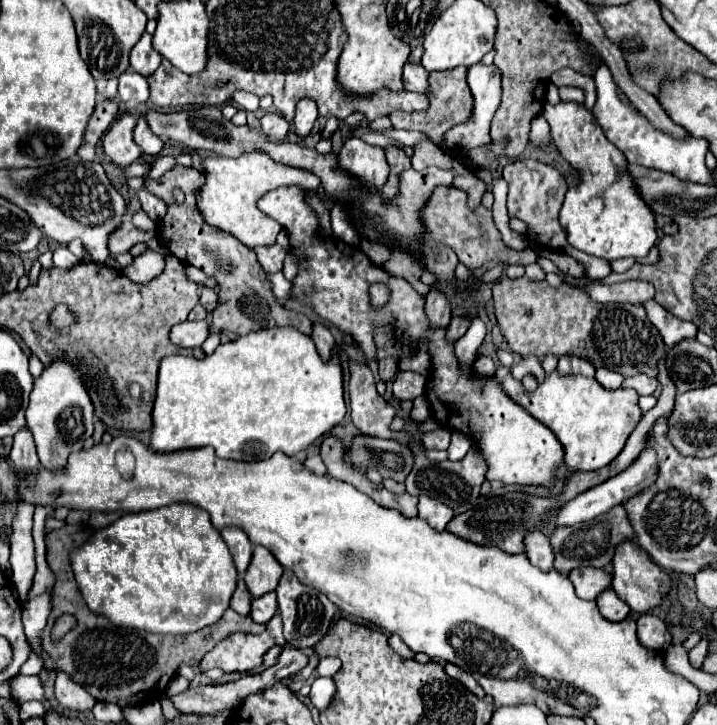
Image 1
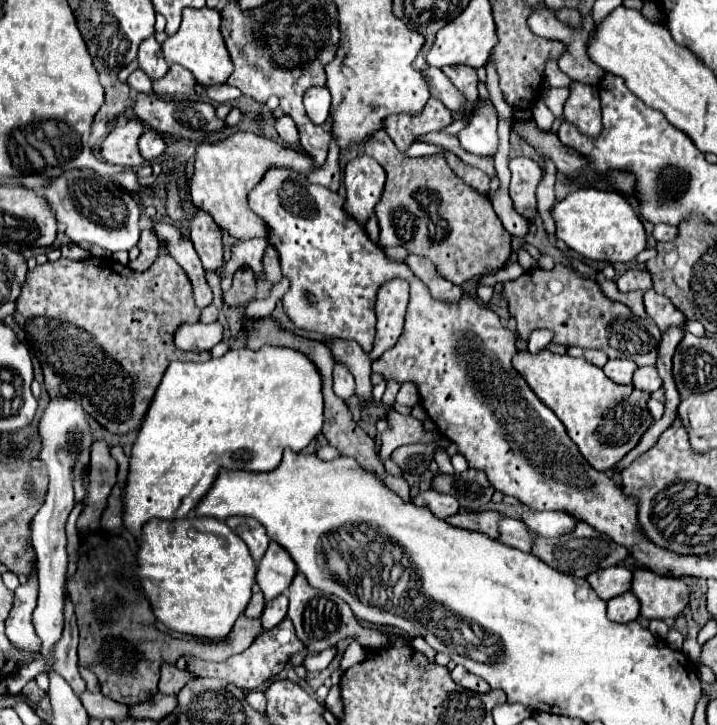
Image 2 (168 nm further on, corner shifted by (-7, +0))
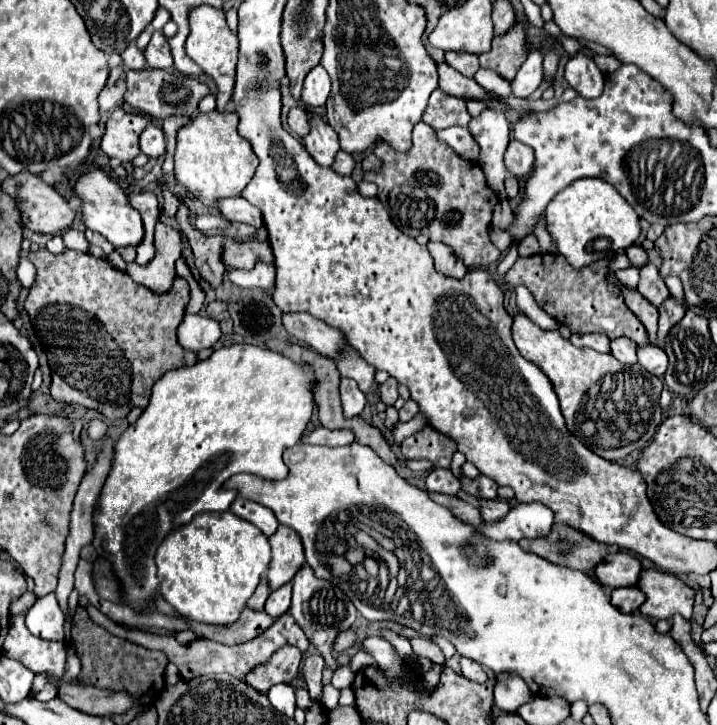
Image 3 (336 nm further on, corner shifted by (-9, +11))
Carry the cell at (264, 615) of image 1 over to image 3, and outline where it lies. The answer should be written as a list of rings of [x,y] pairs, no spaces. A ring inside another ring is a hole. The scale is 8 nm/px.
[[[285,584],[279,590],[269,594],[269,598],[265,602],[265,612],[273,618],[279,618],[281,614],[285,614],[289,610],[289,604],[291,604],[291,584]]]

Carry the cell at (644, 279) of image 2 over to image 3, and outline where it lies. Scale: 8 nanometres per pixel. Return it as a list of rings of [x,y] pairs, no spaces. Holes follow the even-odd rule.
[[[631,246],[631,248],[625,250],[625,254],[627,254],[631,266],[643,266],[643,264],[647,264],[647,260],[649,260],[649,258],[647,258],[647,252],[645,252],[641,246]]]

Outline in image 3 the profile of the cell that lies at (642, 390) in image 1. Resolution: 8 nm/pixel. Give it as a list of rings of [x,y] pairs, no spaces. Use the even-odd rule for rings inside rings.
[[[653,344],[637,348],[637,358],[639,364],[653,376],[663,376],[667,370],[667,354],[663,348],[657,348]]]

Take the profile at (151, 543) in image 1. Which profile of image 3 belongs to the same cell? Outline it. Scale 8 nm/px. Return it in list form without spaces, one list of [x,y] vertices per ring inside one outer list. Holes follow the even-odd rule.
[[[233,512],[199,514],[189,524],[173,528],[155,552],[159,590],[183,616],[203,624],[233,624],[255,592],[271,560],[269,542],[259,528]]]

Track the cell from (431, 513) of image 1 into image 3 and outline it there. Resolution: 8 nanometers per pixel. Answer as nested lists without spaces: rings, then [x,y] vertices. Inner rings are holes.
[[[433,468],[425,484],[427,484],[427,492],[439,492],[447,496],[457,496],[457,492],[461,490],[459,480],[451,474],[451,470],[445,470],[445,468]]]

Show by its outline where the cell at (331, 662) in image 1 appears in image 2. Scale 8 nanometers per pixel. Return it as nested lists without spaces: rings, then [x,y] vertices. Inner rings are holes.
[[[353,641],[353,643],[347,647],[347,651],[345,651],[343,659],[341,659],[341,669],[347,671],[349,667],[353,667],[353,665],[357,665],[357,663],[363,663],[363,661],[367,659],[367,655],[369,655],[369,651],[367,651],[365,647],[361,647],[357,641]]]

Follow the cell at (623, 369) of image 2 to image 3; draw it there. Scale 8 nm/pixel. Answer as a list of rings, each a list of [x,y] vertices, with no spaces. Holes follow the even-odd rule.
[[[615,338],[611,340],[611,354],[621,362],[621,364],[635,364],[637,356],[635,356],[637,346],[627,340],[627,338]]]

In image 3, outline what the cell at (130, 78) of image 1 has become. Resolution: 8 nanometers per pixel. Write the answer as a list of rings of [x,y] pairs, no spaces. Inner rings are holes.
[[[129,44],[121,56],[123,56],[127,70],[143,70],[145,68],[145,56],[141,50],[137,50],[135,44]]]

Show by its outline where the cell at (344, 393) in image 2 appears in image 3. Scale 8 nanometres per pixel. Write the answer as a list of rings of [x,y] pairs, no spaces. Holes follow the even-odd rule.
[[[341,378],[339,390],[341,390],[343,414],[345,414],[347,418],[359,416],[361,410],[363,410],[363,406],[365,406],[365,394],[357,388],[355,380],[351,380],[351,378]]]

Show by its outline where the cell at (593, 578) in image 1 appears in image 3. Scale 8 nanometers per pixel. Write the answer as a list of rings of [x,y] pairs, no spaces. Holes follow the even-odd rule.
[[[617,552],[607,556],[603,564],[595,566],[595,578],[599,584],[605,588],[621,588],[621,586],[635,586],[639,580],[641,572],[641,562],[627,554],[627,552]]]

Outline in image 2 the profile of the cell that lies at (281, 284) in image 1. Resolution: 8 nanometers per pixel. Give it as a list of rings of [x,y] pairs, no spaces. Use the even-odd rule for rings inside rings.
[[[249,239],[249,241],[235,241],[231,245],[231,257],[225,265],[225,275],[235,273],[241,265],[249,265],[263,280],[262,258],[265,247],[269,243],[265,239]]]

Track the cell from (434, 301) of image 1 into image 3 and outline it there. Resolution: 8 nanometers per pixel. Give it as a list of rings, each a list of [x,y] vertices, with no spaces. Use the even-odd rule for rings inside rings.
[[[427,242],[427,250],[435,260],[435,270],[437,272],[441,272],[445,276],[451,276],[451,278],[463,278],[467,274],[465,264],[459,258],[455,258],[455,254],[449,246],[439,244],[439,242]]]

